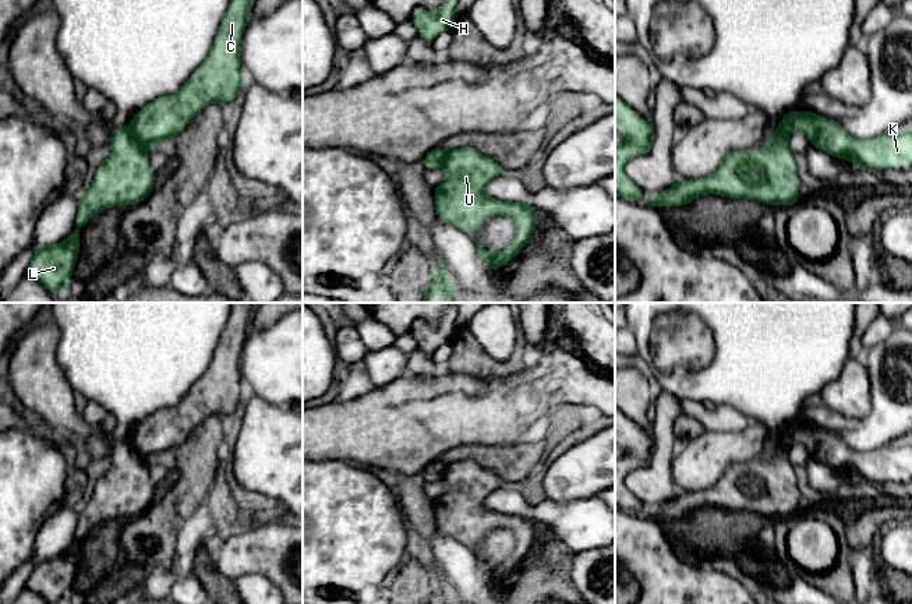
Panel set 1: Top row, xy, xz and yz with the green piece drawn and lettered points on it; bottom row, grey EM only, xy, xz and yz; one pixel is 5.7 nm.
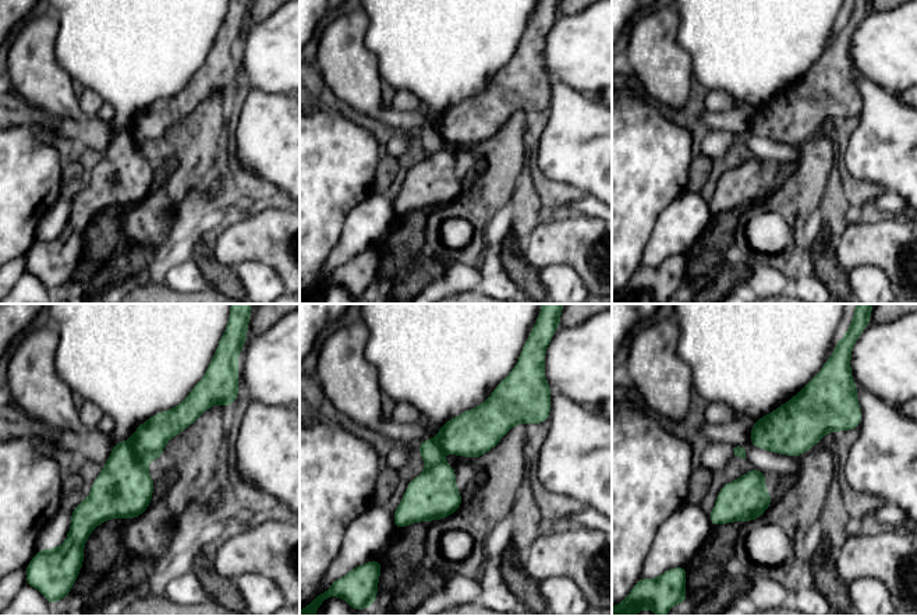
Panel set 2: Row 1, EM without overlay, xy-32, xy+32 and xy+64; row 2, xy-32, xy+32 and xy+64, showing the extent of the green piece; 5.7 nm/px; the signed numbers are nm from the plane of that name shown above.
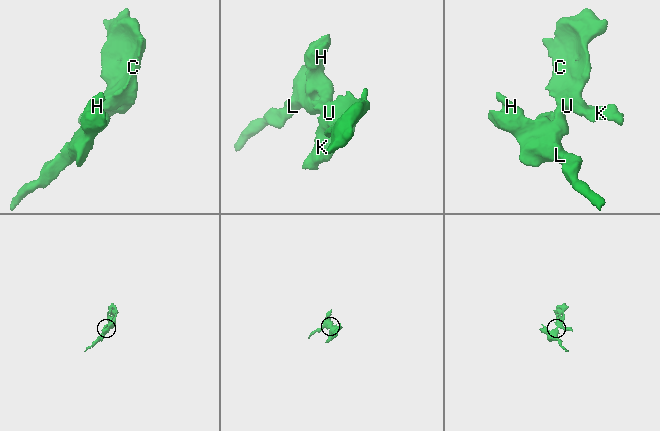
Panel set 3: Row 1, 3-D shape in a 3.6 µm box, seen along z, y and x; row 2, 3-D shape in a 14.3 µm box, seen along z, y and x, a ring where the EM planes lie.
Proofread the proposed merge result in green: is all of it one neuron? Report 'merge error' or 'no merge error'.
merge error

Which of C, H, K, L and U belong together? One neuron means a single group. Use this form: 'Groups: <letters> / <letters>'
Groups: C K U / H L

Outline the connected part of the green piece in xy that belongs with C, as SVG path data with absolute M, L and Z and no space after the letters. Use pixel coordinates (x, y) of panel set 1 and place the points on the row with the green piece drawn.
M230 0L227 13L219 27L211 52L204 63L194 70L190 80L176 93L158 98L134 114L130 123L130 130L142 145L167 146L169 138L181 133L188 121L206 105L218 102L225 106L236 99L245 82L238 47L243 32L251 17L252 1L254 0Z

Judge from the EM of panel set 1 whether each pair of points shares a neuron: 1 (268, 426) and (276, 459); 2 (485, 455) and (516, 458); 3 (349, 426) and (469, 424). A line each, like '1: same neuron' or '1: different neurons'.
1: same neuron
2: same neuron
3: same neuron

